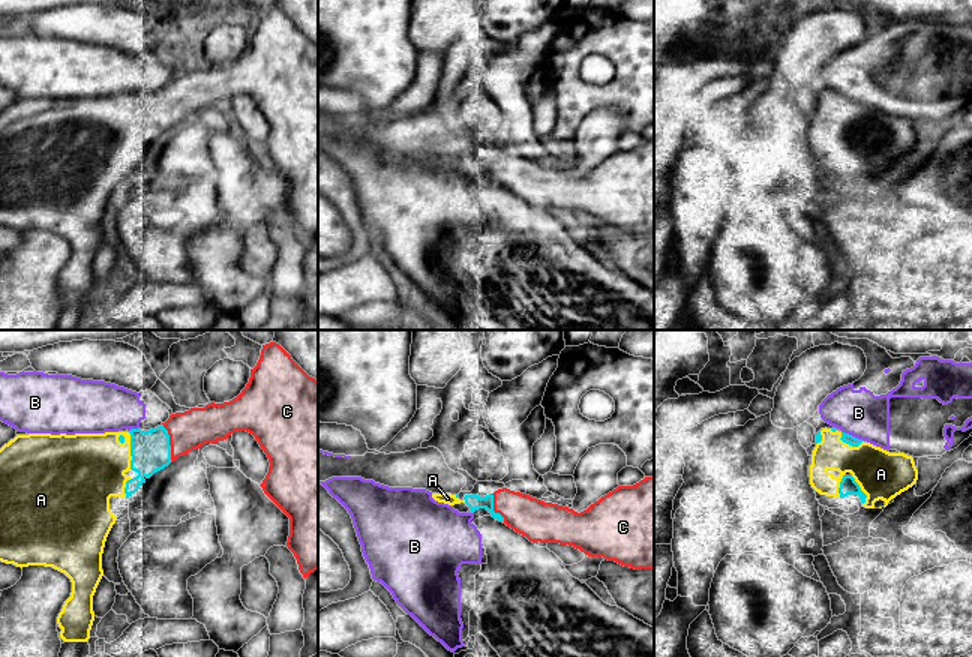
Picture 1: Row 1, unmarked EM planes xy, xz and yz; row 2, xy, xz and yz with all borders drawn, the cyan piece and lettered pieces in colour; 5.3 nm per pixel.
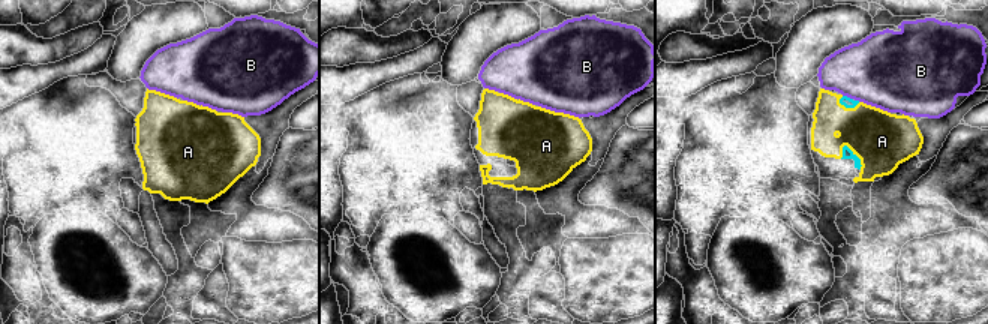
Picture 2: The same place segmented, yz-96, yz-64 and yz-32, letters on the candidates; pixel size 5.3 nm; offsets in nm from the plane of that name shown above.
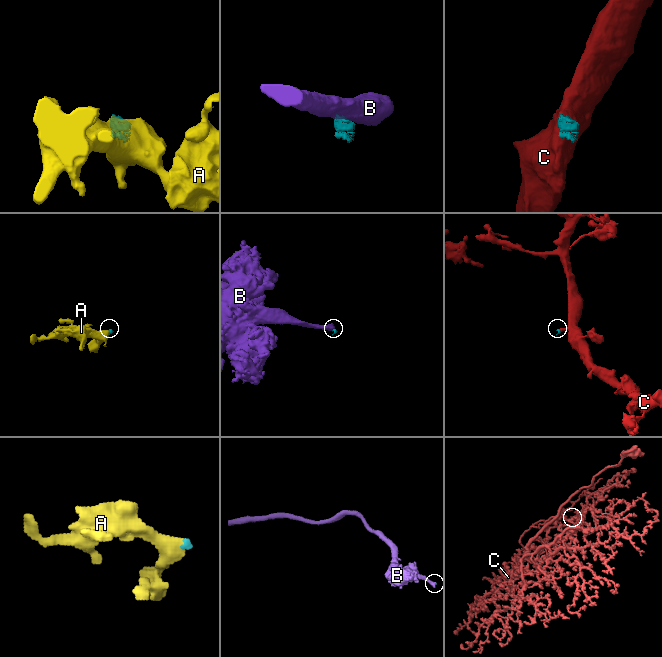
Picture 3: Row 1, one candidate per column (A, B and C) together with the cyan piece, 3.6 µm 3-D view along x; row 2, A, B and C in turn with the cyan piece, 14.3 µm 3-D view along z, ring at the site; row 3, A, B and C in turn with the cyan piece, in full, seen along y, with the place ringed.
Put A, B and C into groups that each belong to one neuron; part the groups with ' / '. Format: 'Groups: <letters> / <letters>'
Groups: A C / B

